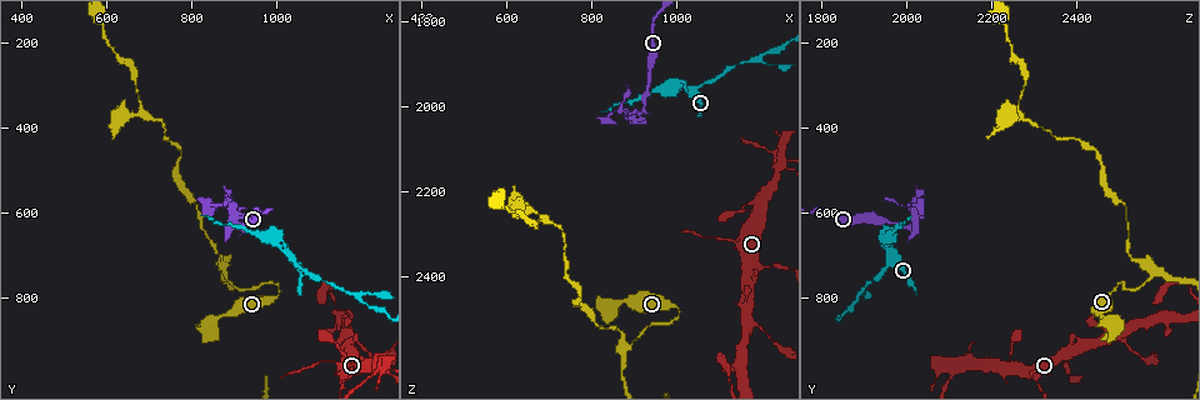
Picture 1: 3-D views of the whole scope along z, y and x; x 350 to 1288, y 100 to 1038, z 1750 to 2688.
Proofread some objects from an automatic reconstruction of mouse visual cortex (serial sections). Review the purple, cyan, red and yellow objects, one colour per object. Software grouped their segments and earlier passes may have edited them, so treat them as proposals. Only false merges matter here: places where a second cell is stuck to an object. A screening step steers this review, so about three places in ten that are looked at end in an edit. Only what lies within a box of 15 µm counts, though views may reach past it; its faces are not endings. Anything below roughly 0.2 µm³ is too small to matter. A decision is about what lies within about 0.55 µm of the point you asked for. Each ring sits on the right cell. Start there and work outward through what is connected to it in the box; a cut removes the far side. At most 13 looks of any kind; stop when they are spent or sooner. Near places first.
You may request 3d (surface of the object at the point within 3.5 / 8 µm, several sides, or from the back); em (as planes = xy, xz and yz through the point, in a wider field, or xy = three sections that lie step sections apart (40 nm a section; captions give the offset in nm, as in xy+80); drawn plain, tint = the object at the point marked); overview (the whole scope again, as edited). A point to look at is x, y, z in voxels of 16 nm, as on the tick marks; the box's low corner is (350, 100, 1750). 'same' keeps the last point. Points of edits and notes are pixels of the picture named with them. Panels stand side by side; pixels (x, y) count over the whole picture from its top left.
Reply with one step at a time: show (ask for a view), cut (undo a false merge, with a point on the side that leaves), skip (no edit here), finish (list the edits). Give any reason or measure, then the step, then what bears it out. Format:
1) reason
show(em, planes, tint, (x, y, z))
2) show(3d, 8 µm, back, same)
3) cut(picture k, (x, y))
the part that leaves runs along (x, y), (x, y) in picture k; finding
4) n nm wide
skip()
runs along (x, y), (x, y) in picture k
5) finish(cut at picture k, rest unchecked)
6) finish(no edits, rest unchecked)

four or more arms meet
show(3d, 3.5 µm, back, (1240, 960, 2130))

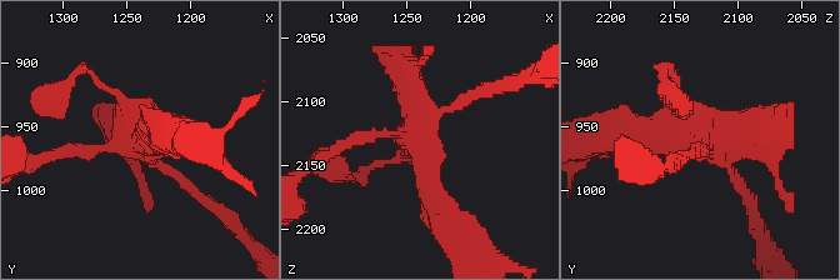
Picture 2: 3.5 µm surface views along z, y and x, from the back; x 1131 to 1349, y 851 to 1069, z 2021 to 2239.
show(em, xy, step 3, tint, (1238, 954, 2130))

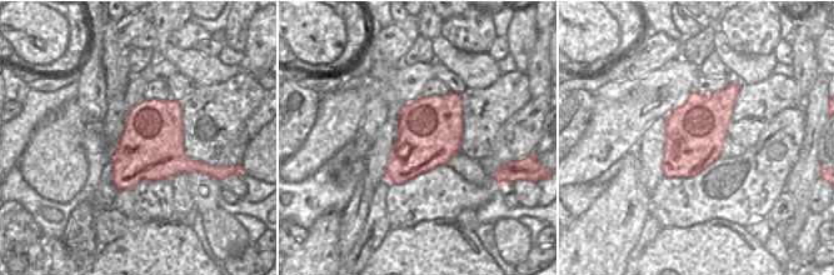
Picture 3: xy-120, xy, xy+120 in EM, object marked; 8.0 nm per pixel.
another direction
show(em, xy, step 2, tint, same)

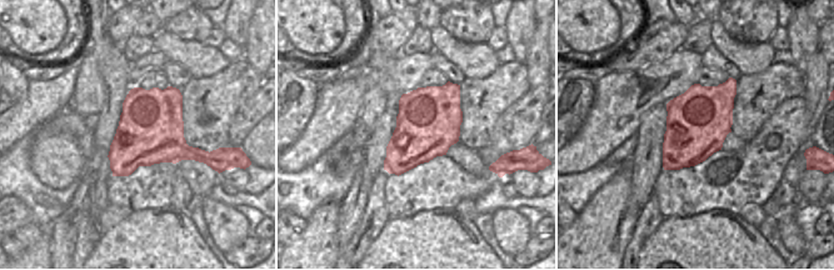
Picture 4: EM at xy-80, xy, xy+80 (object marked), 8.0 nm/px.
skip()
all the same cell

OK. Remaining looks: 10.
narrows sharply
show(3d, 3.5 µm, (1015, 680, 1965))

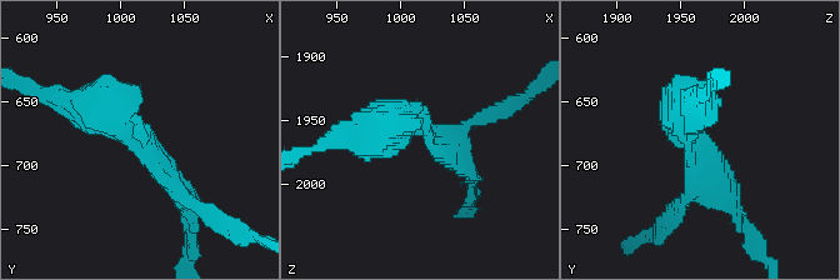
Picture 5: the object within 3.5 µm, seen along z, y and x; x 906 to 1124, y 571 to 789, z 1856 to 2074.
cut(picture 5, (394, 130))
the part that leaves runs along (419, 131), (330, 138), (315, 148) in picture 5; a second cell is stuck on

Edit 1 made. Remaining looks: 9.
abrupt turn
show(3d, 3.5 µm, (925, 630, 2010))

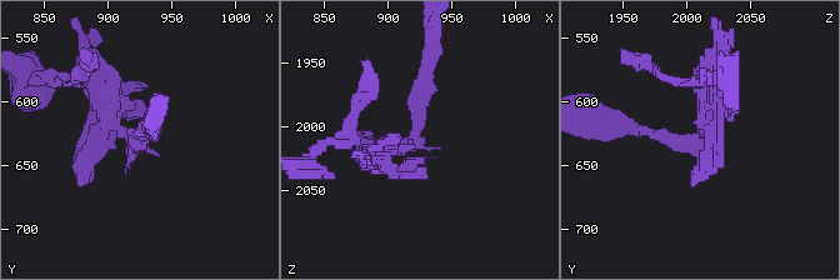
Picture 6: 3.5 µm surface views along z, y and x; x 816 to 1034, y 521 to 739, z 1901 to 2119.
shape alone is not enough
show(em, xy, step 3, tint, (920, 632, 2010))

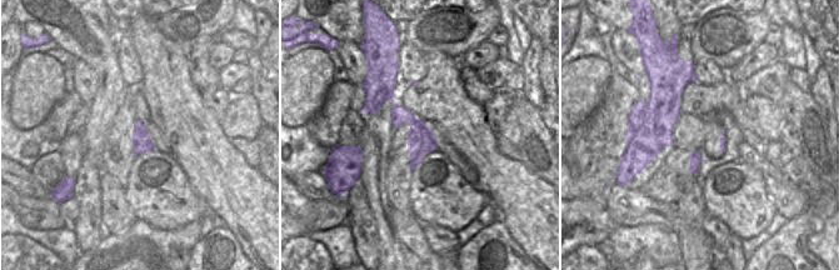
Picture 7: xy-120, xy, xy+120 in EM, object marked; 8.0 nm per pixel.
show(em, planes, tint, same)

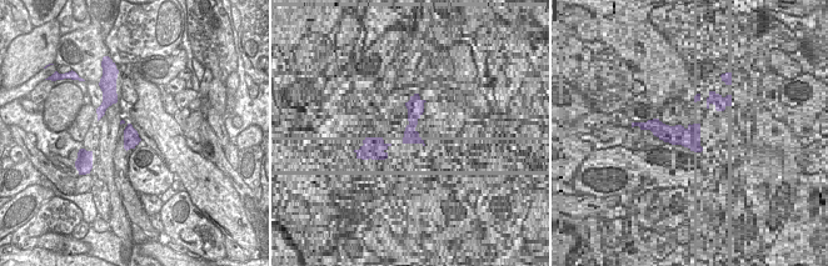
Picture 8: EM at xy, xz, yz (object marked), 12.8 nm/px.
200 nm wide
cut(picture 6, (710, 103))
the part that leaves runs along (701, 131), (708, 74) in picture 6; two cells meet here

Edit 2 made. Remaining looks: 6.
show(overview)

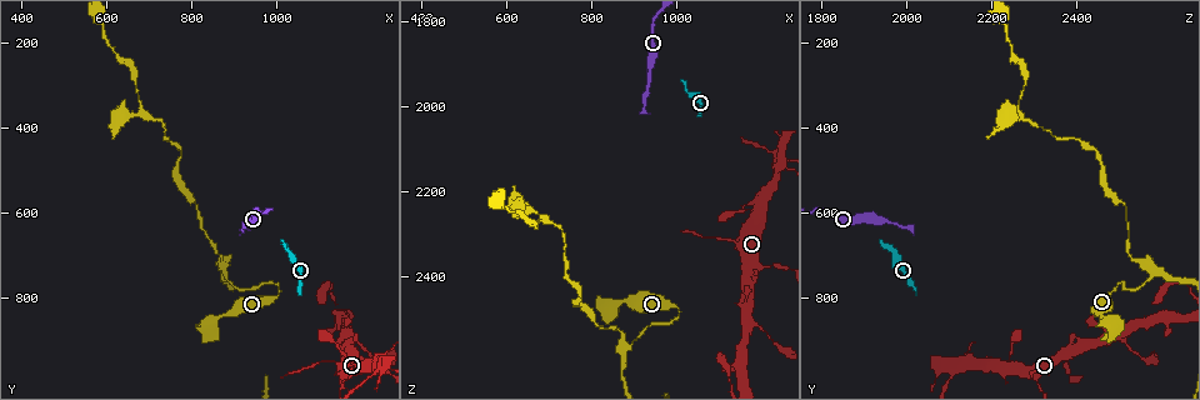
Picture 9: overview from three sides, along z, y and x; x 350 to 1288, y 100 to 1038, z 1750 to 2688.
abrupt turn
show(3d, 8 µm, (1005, 785, 2480))

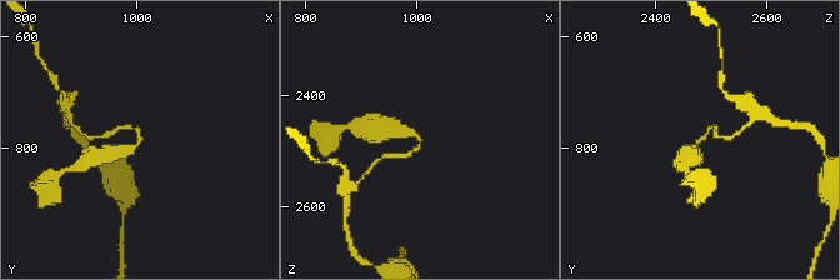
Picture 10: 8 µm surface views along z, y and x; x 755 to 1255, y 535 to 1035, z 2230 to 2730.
show(3d, 3.5 µm, (1010, 780, 2475))

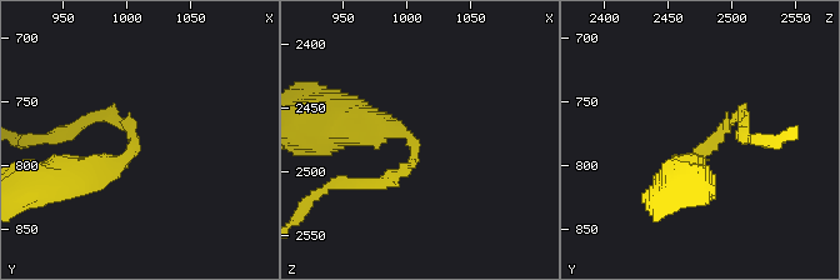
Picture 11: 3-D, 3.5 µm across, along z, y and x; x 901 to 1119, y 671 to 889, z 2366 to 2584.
skip()
runs along (685, 174), (726, 124), (746, 120) in picture 11; all the same cell

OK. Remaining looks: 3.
branch point
show(3d, 3.5 µm, back, (885, 745, 2575))

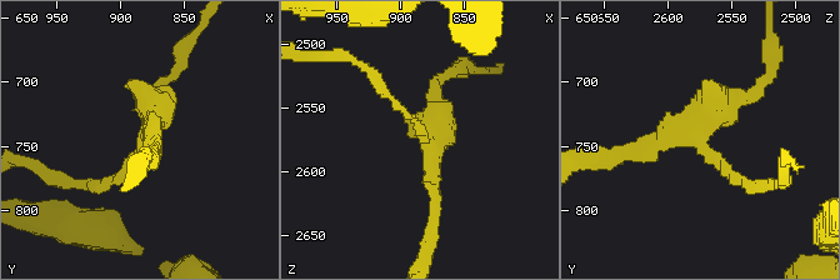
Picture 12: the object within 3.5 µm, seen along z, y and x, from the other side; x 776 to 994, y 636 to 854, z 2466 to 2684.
need the tissue
show(em, xy, step 2, tint, (878, 744, 2574))

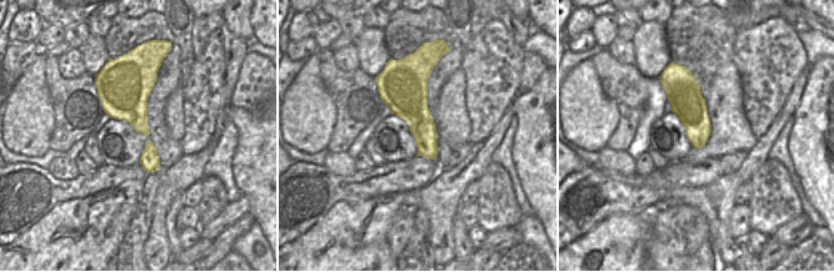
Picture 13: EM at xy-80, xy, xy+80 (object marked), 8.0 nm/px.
skip()
one cell here

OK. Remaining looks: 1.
finish(cut at picture 5, cut at picture 6, rest unchecked)

